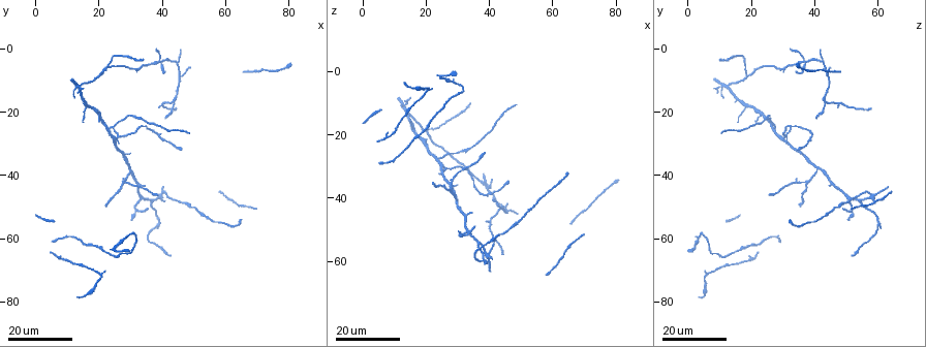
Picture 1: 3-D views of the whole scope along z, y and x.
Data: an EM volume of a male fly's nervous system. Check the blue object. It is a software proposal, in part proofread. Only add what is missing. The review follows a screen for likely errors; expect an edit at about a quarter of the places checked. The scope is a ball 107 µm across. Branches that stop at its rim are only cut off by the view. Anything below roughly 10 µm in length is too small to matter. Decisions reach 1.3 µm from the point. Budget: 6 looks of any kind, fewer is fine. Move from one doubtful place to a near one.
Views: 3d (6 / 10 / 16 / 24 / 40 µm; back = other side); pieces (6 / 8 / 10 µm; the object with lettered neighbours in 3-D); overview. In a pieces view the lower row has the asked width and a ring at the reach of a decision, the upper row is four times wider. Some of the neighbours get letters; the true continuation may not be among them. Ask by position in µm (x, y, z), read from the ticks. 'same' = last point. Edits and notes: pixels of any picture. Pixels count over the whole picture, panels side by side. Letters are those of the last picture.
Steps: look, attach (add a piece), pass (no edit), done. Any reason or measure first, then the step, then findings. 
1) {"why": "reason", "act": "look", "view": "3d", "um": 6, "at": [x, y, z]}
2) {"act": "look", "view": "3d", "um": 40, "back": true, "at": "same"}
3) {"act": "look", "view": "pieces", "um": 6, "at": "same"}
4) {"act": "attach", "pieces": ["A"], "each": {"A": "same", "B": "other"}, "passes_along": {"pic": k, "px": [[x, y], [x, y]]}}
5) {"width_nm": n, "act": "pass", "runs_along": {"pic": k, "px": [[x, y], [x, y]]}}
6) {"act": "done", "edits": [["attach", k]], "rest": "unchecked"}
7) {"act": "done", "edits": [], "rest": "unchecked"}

{"why": "tapers out", "act": "look", "view": "3d", "um": 24, "at": [70.5, 50.0, 51.0]}

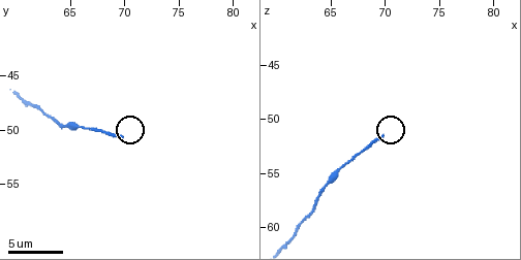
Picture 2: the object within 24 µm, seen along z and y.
{"act": "look", "view": "pieces", "um": 6, "at": [69.6, 50.4, 51.8]}

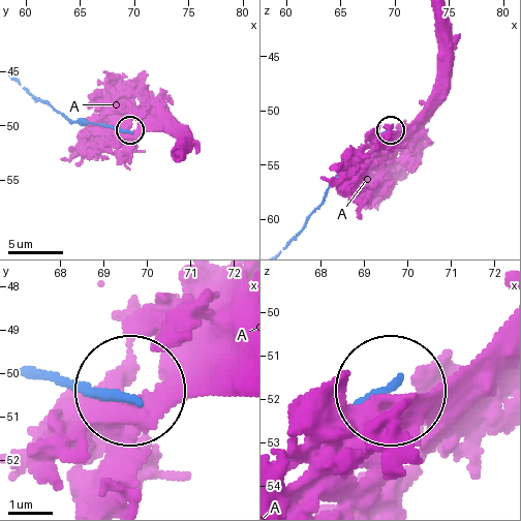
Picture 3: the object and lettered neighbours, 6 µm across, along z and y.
{"act": "pass", "each": {"A": "other"}, "found": "no lettered piece goes on from it"}

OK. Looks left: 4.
{"why": "an open end", "act": "look", "view": "3d", "um": 24, "at": [35.5, 50.5, 49.0]}

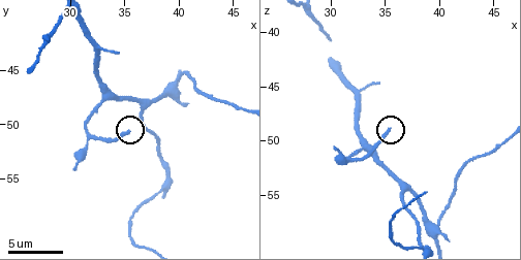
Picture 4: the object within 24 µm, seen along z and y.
{"act": "look", "view": "3d", "um": 10, "at": [35.4, 50.8, 49.0]}

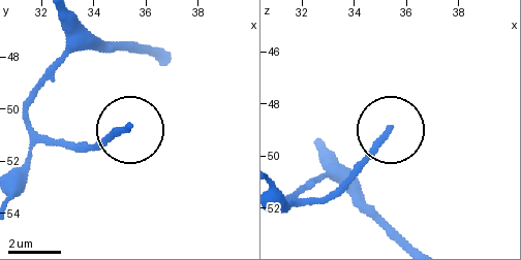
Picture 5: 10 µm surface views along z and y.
{"act": "look", "view": "pieces", "um": 6, "at": [35.3, 50.8, 49.0]}

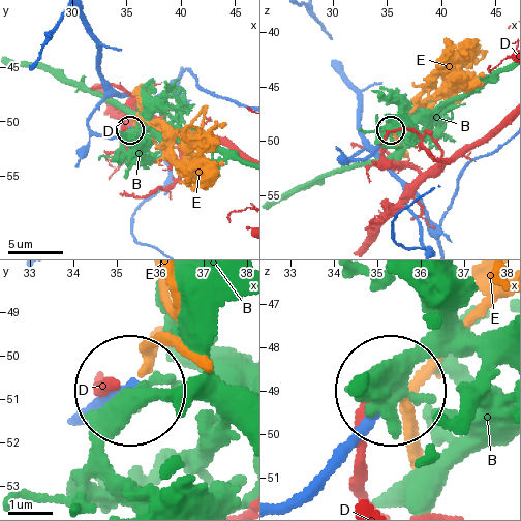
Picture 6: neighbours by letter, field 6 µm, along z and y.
{"width_nm": 210, "act": "pass", "each": {"B": "other", "D": "other", "E": "other"}, "runs_along": {"pic": 6, "px": [[80, 18], [105, 90], [89, 126], [111, 136], [129, 129]]}, "found": "no lettered piece goes on from it"}

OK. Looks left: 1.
{"act": "done", "edits": [], "rest": "unchecked"}

